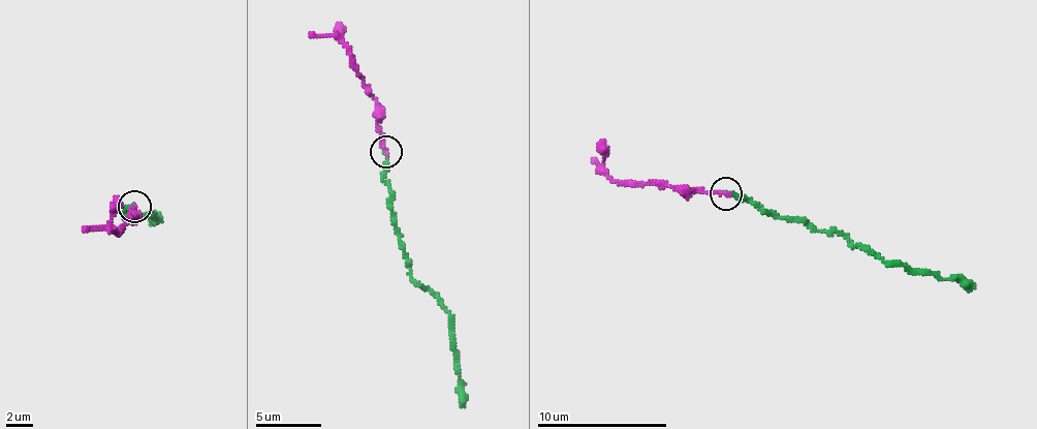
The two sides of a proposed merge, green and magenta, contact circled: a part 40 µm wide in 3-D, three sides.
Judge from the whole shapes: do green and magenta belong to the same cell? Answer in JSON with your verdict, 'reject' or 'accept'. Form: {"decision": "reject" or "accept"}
{"decision": "accept"}

